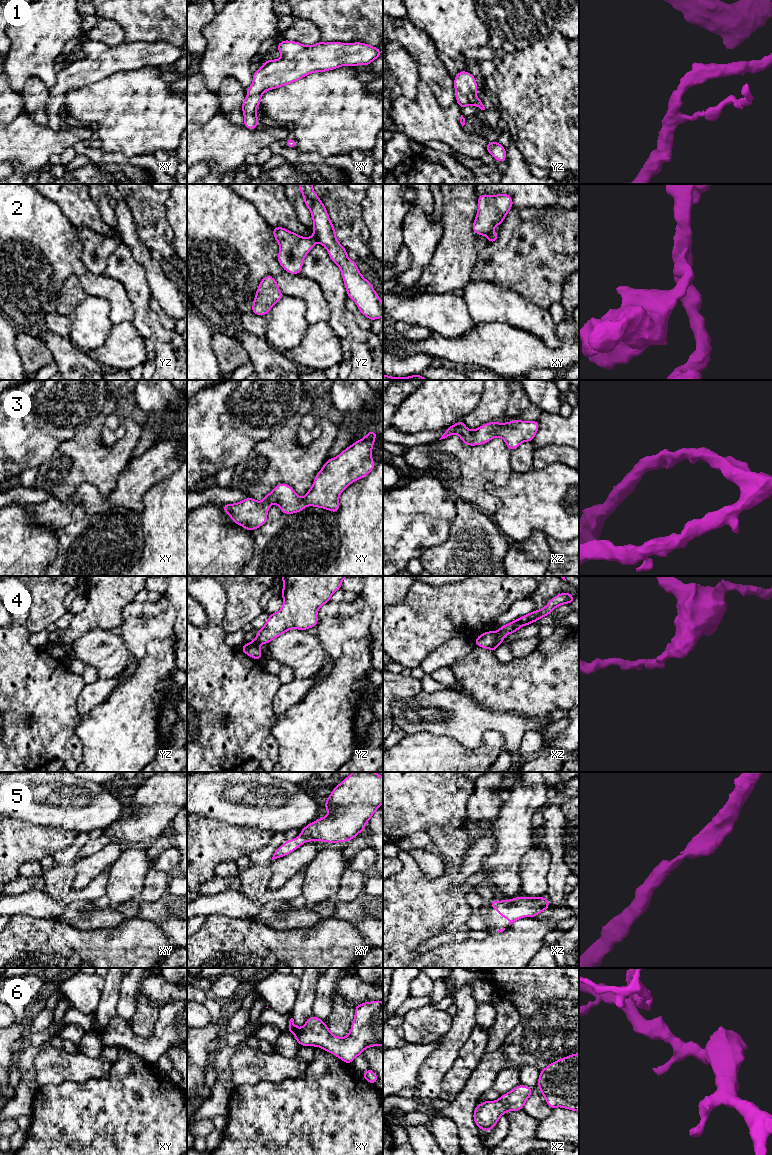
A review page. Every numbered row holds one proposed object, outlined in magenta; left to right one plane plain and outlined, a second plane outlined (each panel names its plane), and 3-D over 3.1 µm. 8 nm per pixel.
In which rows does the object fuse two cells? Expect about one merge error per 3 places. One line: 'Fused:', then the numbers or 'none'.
Fused: 2, 4

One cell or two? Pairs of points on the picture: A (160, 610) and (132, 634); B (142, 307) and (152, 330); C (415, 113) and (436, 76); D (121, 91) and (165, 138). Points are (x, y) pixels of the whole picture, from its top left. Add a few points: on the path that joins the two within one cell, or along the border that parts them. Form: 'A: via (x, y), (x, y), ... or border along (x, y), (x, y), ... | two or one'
A: via (153, 617), (139, 627) | one
B: via (142, 313), (147, 324) | one
C: border along (421, 79), (428, 85), (442, 108) | two
D: via (133, 103), (156, 126) | one

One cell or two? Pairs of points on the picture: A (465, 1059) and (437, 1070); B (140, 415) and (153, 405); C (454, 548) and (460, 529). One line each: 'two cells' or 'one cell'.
A: two cells
B: two cells
C: one cell

